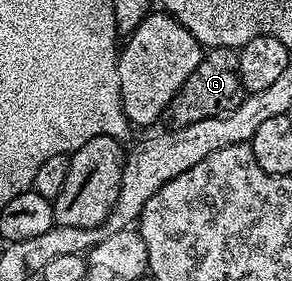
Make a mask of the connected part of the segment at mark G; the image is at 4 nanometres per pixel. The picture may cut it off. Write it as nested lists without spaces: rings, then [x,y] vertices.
[[[212,47],[203,54],[202,60],[192,75],[184,81],[179,91],[172,97],[164,116],[164,123],[169,130],[184,129],[195,121],[204,121],[204,117],[224,115],[236,109],[244,97],[238,51],[233,47]]]

